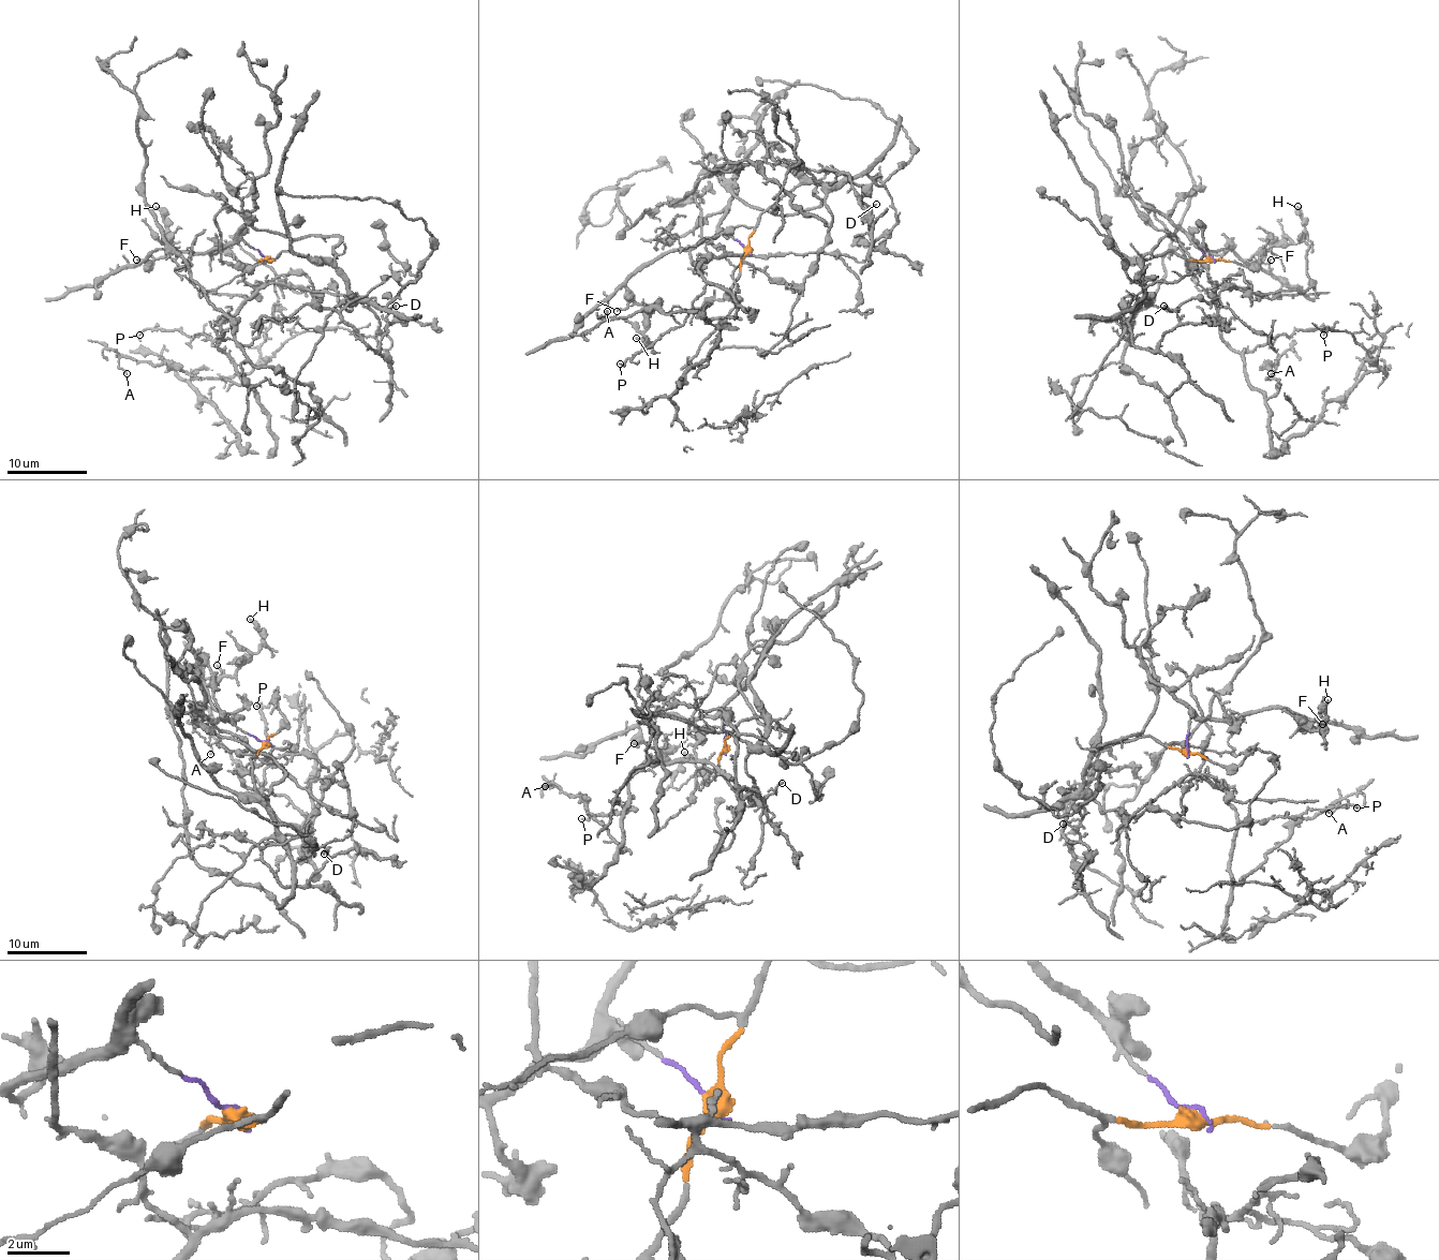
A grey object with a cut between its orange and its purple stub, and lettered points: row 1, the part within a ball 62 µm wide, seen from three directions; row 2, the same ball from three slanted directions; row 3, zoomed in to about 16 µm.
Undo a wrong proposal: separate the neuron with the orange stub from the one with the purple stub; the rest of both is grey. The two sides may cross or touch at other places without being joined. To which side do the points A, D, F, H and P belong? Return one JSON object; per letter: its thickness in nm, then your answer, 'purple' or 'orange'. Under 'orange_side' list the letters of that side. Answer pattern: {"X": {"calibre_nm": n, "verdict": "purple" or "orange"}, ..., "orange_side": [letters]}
{"A": {"calibre_nm": 130, "verdict": "orange"}, "D": {"calibre_nm": 170, "verdict": "orange"}, "F": {"calibre_nm": 130, "verdict": "purple"}, "H": {"calibre_nm": 240, "verdict": "purple"}, "P": {"calibre_nm": 140, "verdict": "orange"}, "orange_side": ["A", "D", "P"]}

